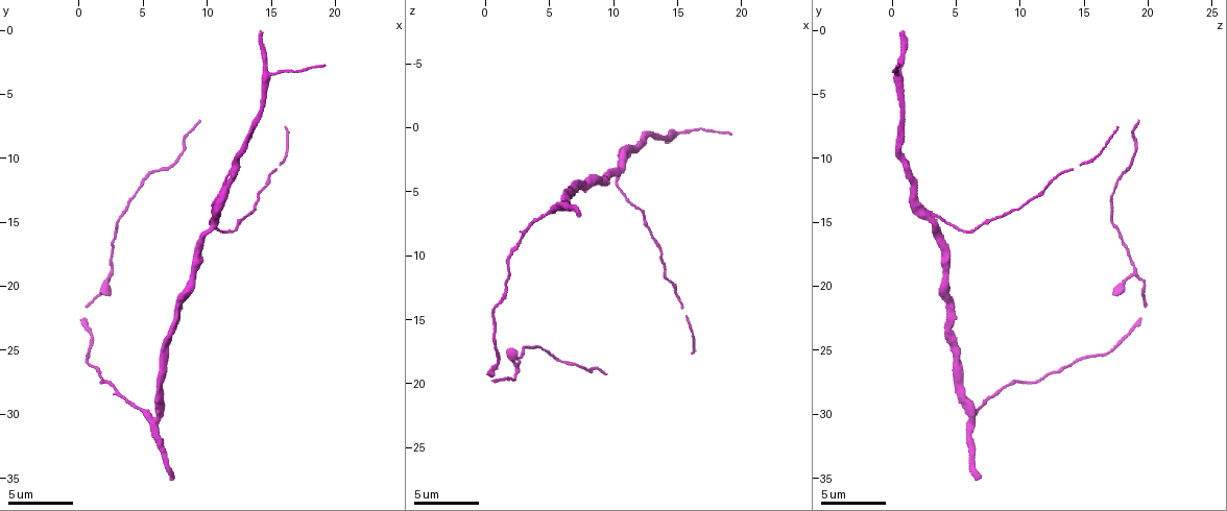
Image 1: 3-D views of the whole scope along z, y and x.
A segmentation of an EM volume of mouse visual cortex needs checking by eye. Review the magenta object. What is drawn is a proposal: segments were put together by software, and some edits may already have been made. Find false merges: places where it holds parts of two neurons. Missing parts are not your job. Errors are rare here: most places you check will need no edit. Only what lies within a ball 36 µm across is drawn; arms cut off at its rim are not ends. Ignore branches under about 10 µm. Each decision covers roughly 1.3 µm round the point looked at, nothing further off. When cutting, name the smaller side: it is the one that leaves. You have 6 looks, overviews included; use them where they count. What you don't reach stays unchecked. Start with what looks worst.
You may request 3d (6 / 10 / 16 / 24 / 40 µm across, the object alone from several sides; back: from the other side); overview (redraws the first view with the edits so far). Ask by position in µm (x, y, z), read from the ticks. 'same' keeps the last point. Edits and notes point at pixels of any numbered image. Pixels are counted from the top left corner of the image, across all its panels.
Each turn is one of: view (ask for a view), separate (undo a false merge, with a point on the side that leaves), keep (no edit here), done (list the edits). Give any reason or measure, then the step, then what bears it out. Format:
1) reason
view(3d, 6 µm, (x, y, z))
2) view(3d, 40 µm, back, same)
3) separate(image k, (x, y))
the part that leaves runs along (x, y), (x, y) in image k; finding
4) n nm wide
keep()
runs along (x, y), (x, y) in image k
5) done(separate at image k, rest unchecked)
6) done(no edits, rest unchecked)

three-way junction
view(3d, 16 µm, (10.2, 14.6, 3.8))

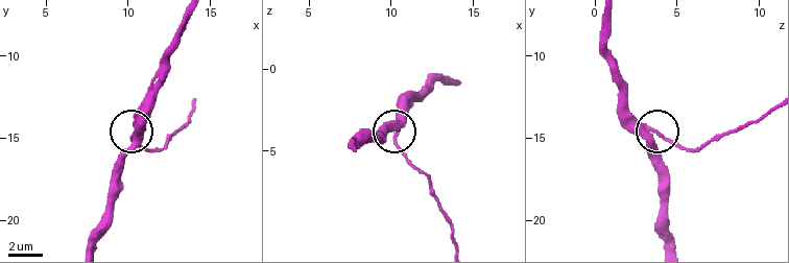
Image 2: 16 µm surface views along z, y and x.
280 nm wide
keep()
runs along (670, 242), (664, 221), (664, 167), (651, 130), (627, 110) in image 2; all the same neuron

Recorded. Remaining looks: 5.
view(3d, 10 µm, (5.0, 29.8, 6.4))

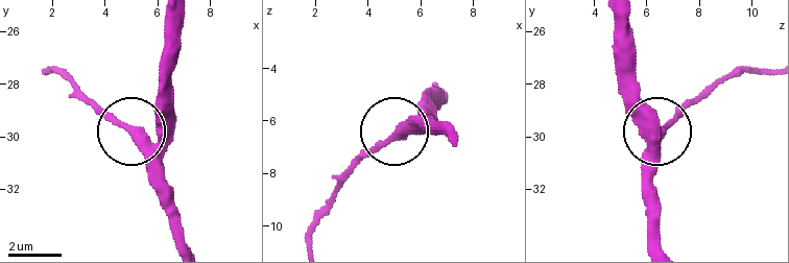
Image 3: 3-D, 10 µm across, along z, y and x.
290 nm wide
keep()
runs along (392, 139), (435, 110) in image 3; one neuron here

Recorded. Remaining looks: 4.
thick turns thin
view(3d, 16 µm, (14.4, 5.6, 0.6))

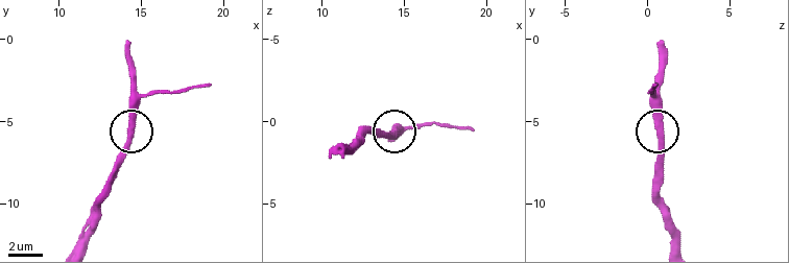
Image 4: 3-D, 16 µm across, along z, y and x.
from behind
view(3d, 16 µm, back, (14.4, 5.5, 0.7))

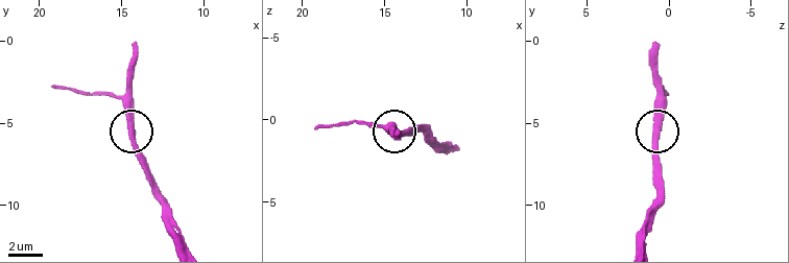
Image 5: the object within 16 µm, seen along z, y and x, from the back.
keep()
runs along (637, 244), (640, 228), (658, 190), (658, 69) in image 5; all the same neuron

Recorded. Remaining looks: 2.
done(no edits, rest unchecked)

